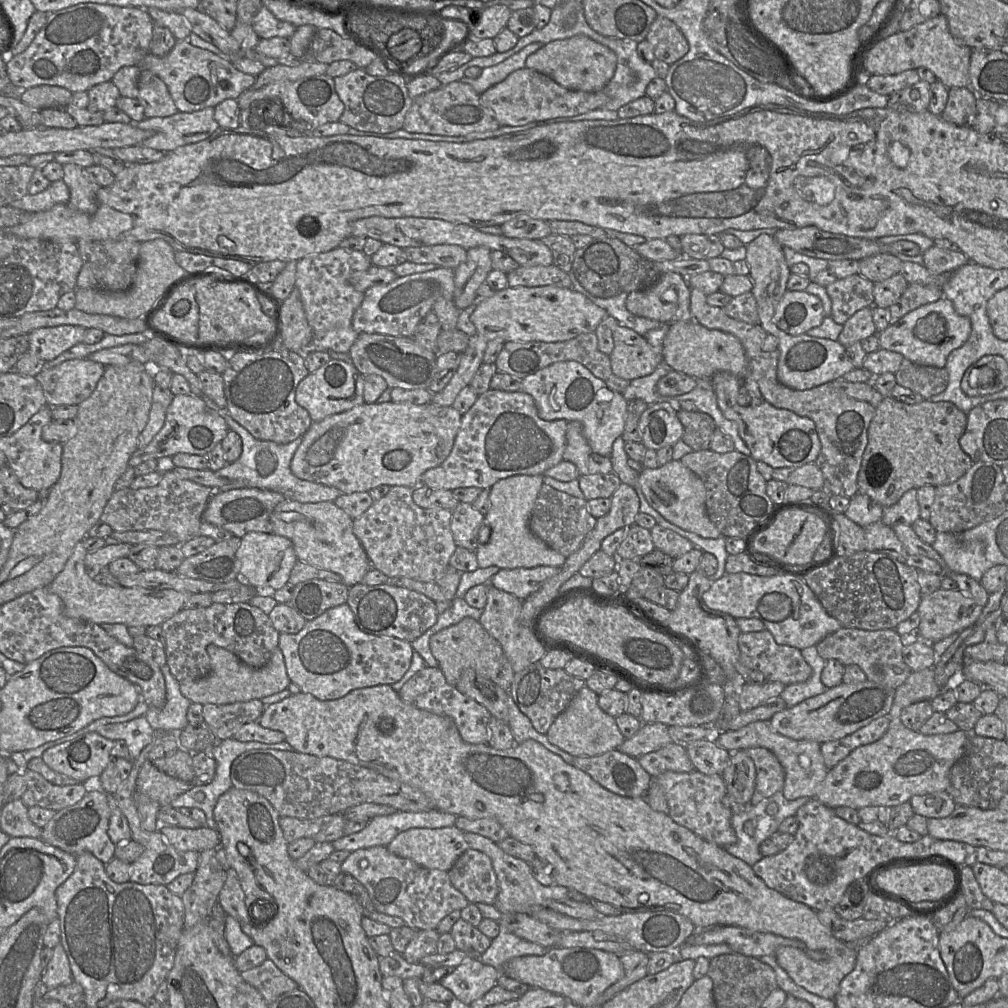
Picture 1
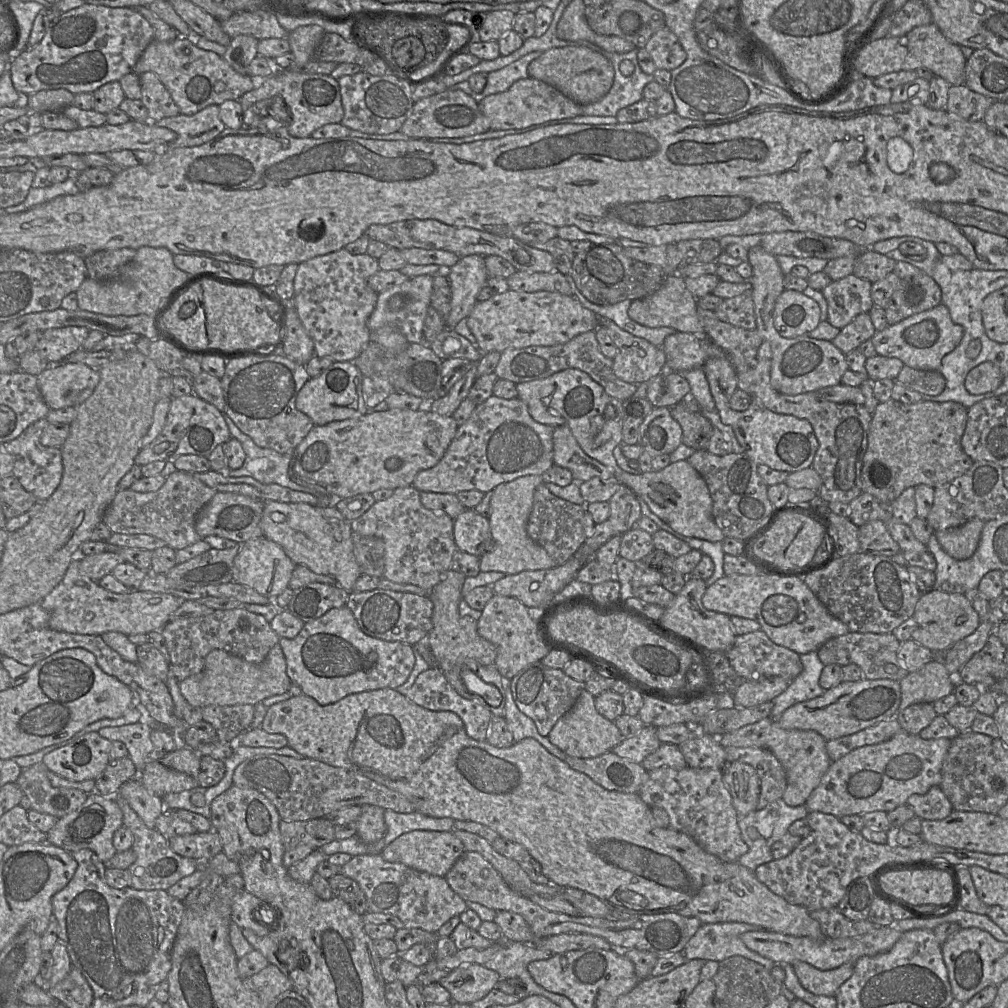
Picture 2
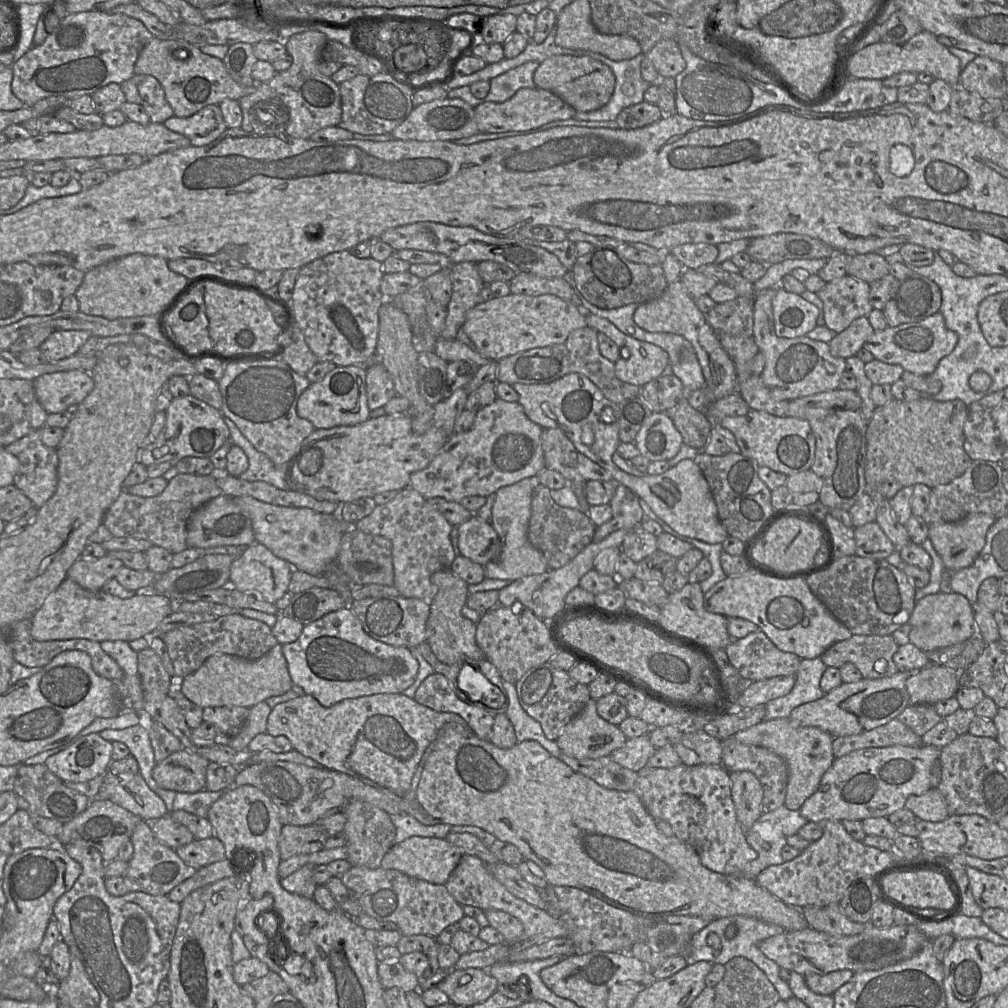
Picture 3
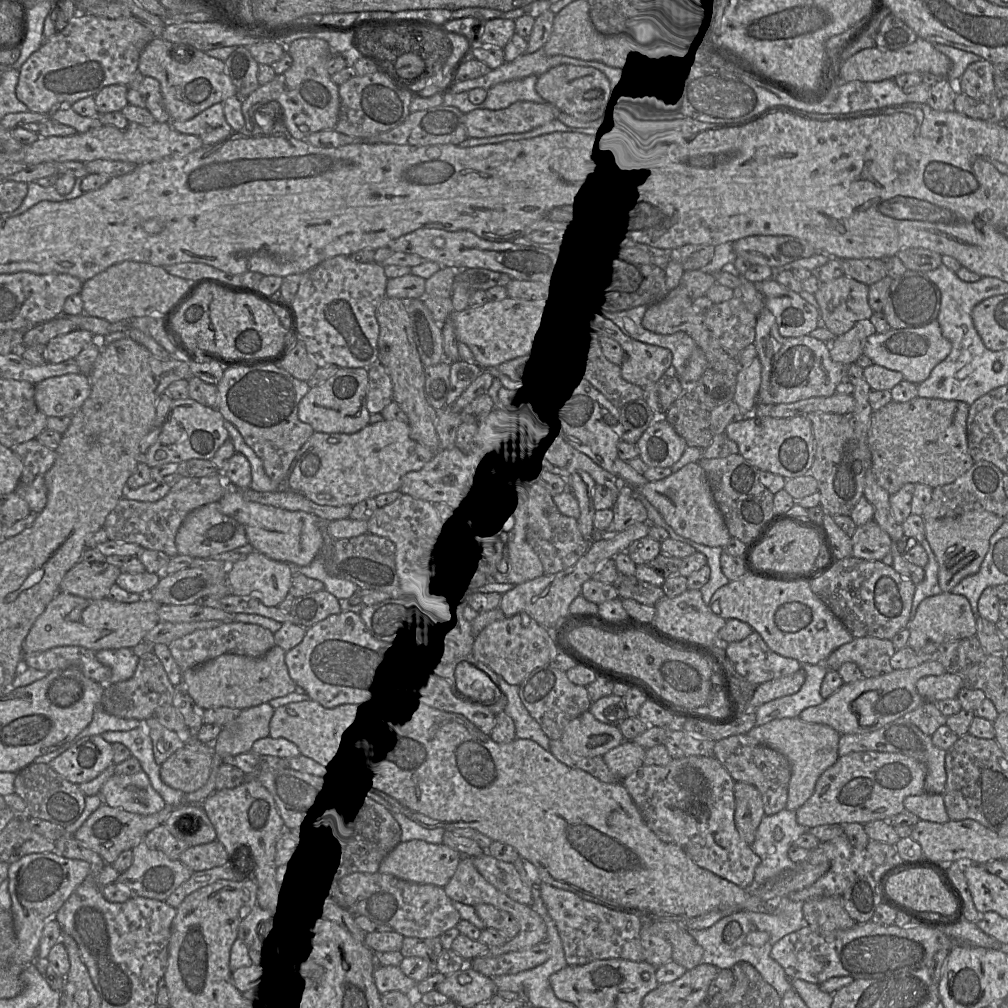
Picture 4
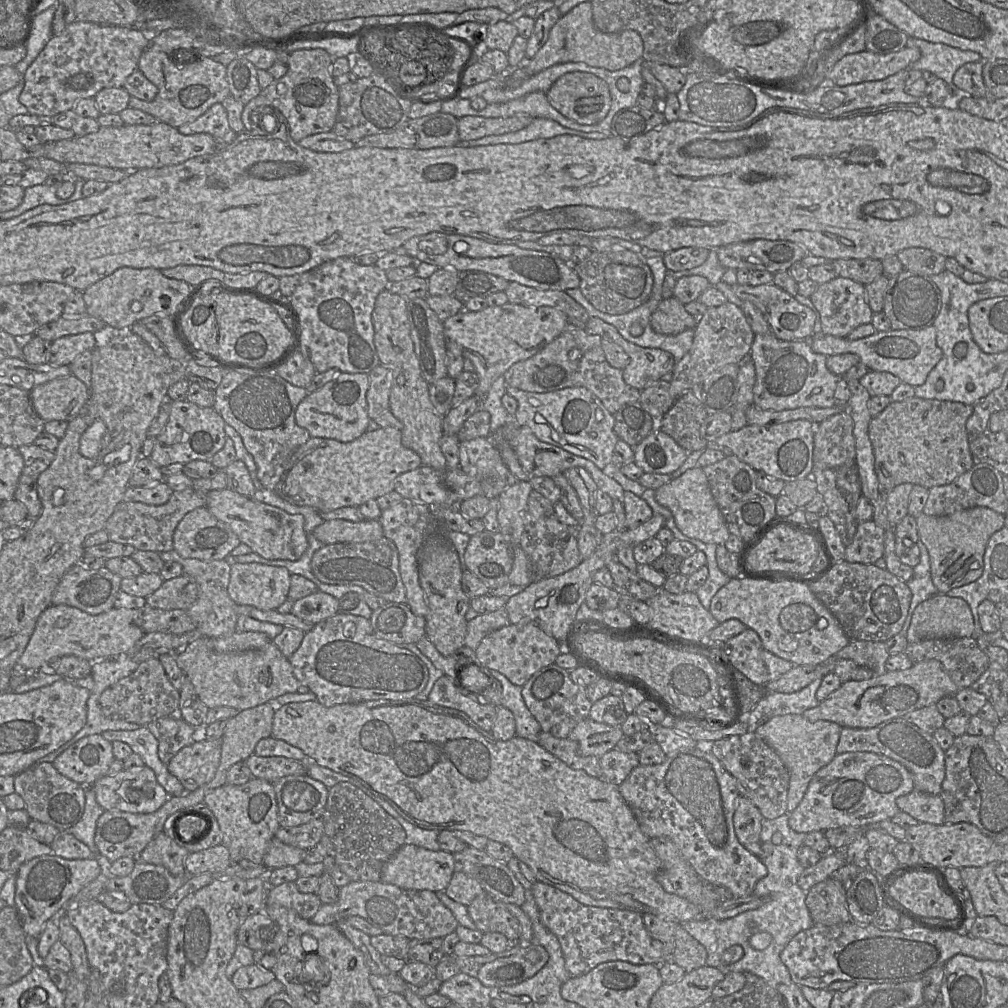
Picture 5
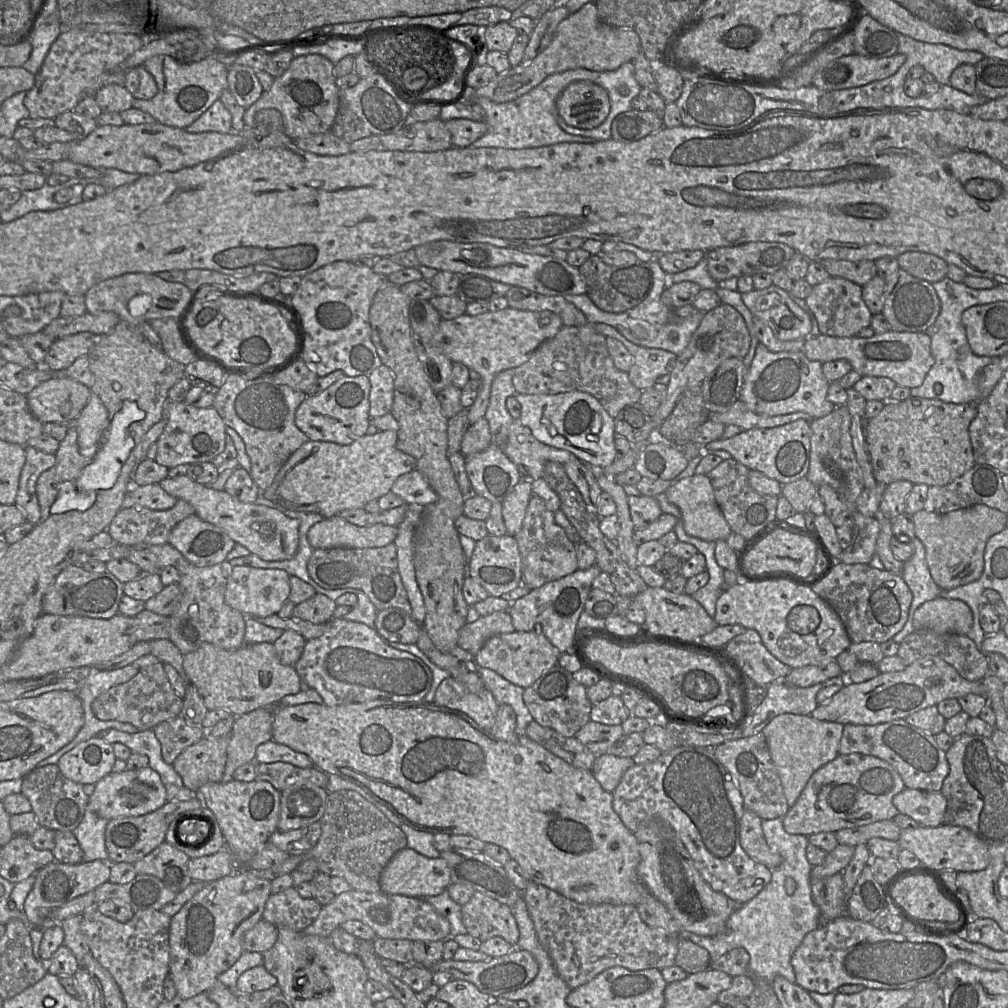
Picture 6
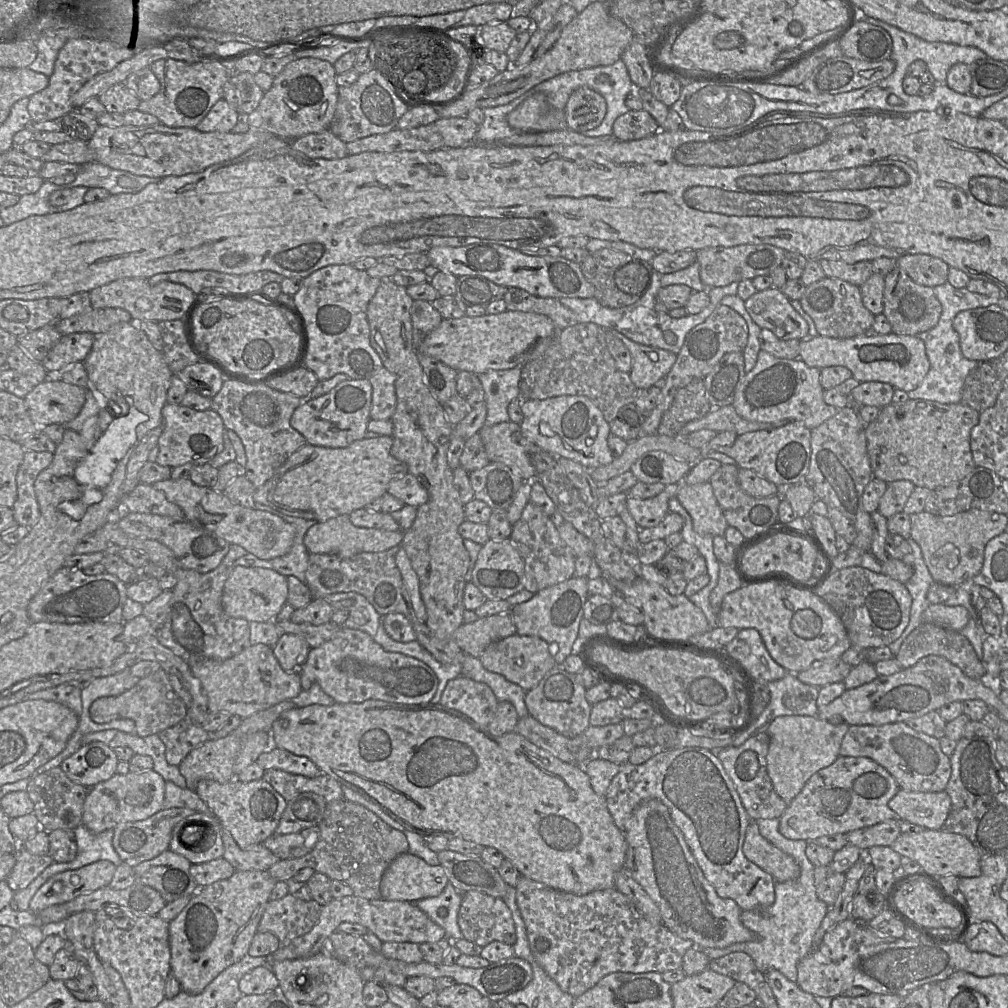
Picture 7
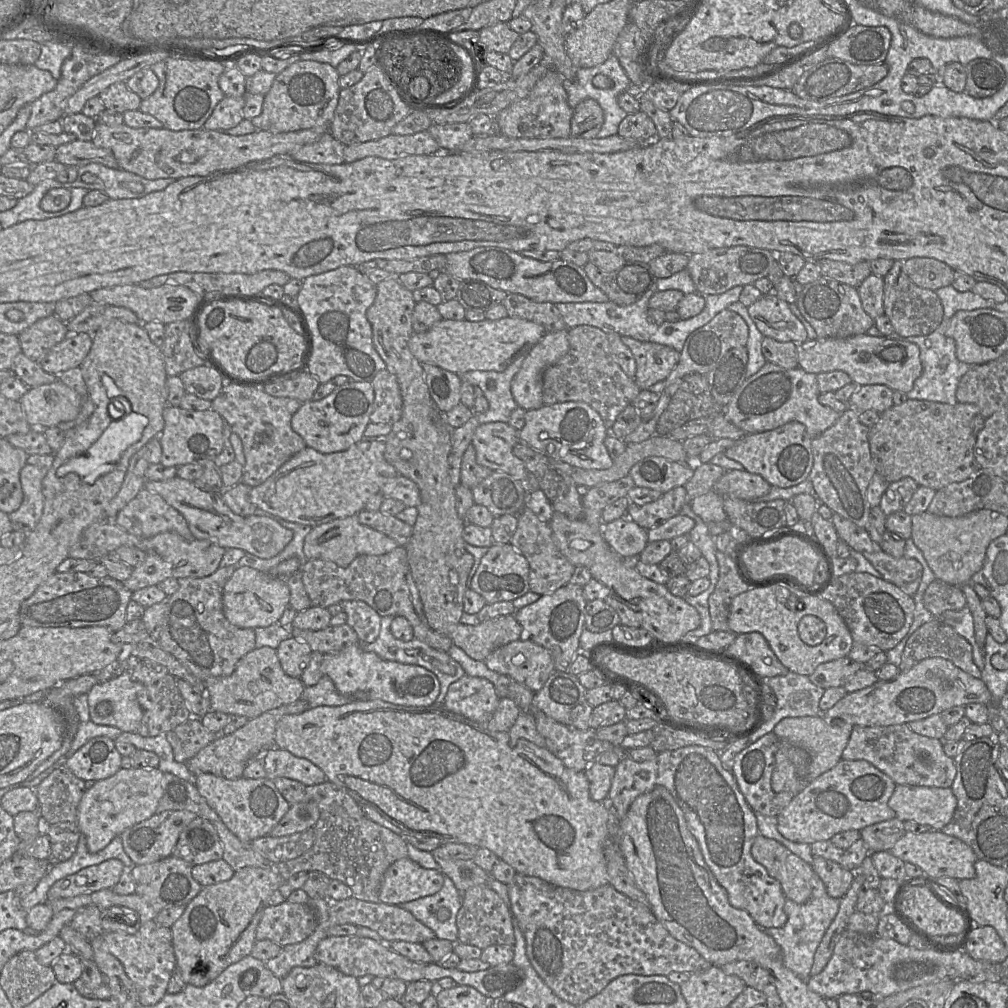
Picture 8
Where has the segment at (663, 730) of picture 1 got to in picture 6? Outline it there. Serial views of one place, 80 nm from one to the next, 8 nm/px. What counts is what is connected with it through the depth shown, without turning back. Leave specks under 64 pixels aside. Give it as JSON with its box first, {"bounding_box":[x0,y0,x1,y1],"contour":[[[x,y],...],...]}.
{"bounding_box":[591,754,635,792],"contour":[[[612,754],[597,756],[591,772],[601,787],[613,792],[627,769],[635,765],[632,757],[618,757]]]}

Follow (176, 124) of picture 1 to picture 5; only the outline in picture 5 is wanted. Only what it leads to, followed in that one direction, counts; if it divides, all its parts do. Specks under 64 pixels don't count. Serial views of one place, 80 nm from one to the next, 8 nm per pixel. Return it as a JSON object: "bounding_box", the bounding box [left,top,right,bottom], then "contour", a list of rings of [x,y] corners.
{"bounding_box":[177,103,232,141],"contour":[[[222,103],[212,105],[196,120],[177,128],[182,134],[208,133],[217,141],[231,138],[232,129],[229,126],[227,112]]]}

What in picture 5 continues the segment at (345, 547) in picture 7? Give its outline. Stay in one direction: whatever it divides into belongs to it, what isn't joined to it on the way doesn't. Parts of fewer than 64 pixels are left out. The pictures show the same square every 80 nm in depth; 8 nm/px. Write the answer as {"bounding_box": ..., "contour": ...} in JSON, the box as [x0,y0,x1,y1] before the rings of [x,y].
{"bounding_box":[312,519,383,545],"contour":[[[344,519],[325,520],[312,531],[323,545],[338,542],[367,542],[383,537],[383,528],[376,519],[352,522]]]}

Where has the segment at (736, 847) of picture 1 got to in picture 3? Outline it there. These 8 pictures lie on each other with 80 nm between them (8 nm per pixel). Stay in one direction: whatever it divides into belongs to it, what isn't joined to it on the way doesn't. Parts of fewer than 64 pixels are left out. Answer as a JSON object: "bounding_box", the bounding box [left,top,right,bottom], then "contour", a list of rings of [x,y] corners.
{"bounding_box":[744,805,807,879],"contour":[[[785,805],[762,813],[753,826],[745,831],[748,844],[757,852],[757,858],[744,867],[744,876],[754,879],[771,865],[784,862],[782,848],[787,838],[798,833],[807,820],[799,810],[789,810]]]}

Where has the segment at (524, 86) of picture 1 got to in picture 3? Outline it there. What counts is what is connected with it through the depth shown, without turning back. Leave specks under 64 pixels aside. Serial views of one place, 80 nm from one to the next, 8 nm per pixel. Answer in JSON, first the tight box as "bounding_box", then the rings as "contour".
{"bounding_box":[474,88,576,133],"contour":[[[521,88],[505,102],[483,102],[474,107],[475,121],[480,133],[500,133],[530,130],[555,120],[568,120],[576,111],[556,94],[541,89]]]}

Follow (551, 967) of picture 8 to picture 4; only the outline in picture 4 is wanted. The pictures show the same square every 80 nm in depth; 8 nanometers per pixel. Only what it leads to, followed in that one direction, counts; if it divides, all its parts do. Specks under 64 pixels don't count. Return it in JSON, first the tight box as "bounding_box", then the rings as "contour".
{"bounding_box":[539,882,644,966],"contour":[[[543,882],[539,885],[539,890],[561,937],[568,965],[578,966],[611,958],[644,961],[644,950],[640,941],[643,926],[641,916],[607,908],[585,900],[572,891]]]}

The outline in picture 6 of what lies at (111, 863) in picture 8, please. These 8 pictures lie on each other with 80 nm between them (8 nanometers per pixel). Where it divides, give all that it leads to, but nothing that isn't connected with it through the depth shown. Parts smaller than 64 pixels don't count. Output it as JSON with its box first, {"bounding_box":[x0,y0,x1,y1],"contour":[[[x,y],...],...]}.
{"bounding_box":[24,860,110,929],"contour":[[[56,860],[41,868],[35,875],[33,888],[25,899],[24,913],[34,927],[44,929],[54,924],[54,911],[72,899],[94,891],[109,881],[110,864],[101,860],[65,864]]]}

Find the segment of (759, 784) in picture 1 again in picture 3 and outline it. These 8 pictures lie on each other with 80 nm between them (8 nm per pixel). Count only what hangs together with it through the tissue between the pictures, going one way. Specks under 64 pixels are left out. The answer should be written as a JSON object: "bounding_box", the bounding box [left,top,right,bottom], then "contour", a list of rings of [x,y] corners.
{"bounding_box":[722,737,788,813],"contour":[[[734,737],[722,741],[722,766],[729,772],[752,772],[763,788],[762,813],[784,805],[788,781],[787,764],[771,750],[740,743]]]}

